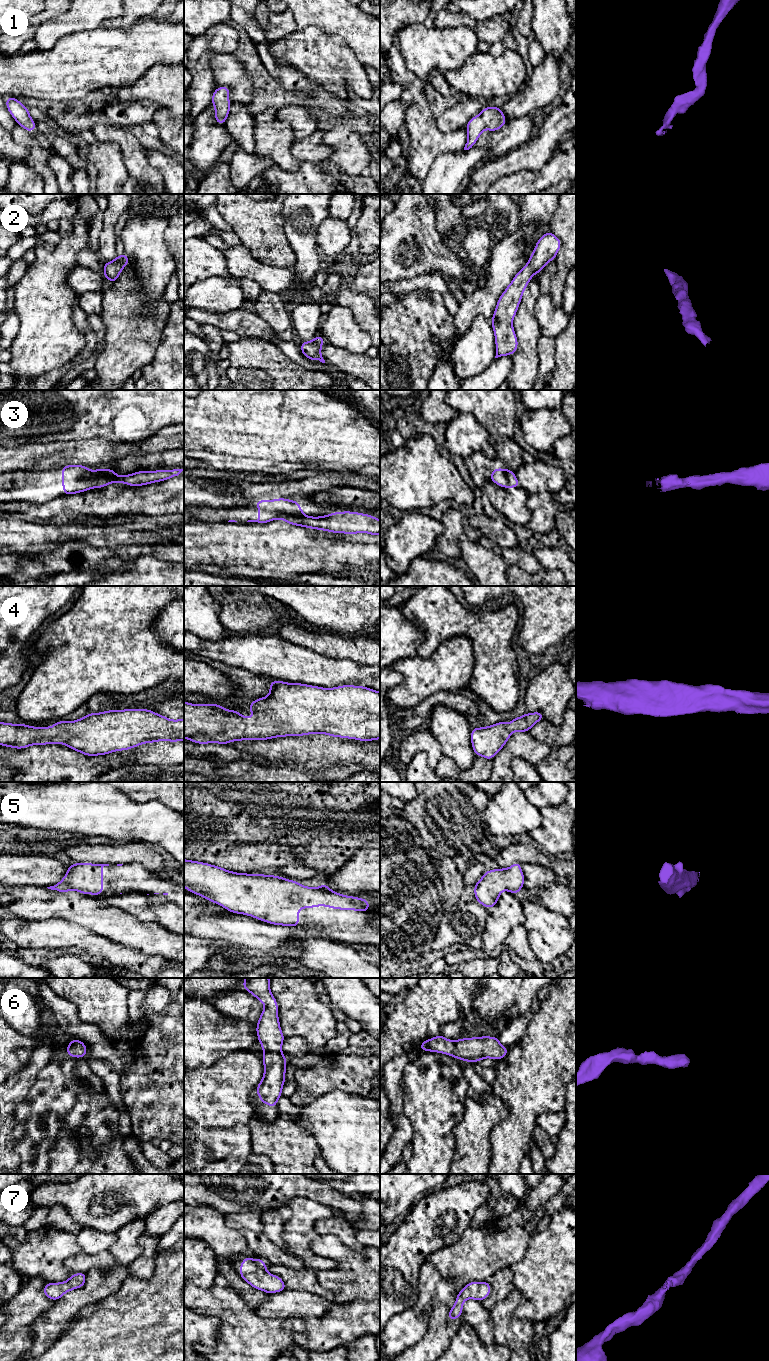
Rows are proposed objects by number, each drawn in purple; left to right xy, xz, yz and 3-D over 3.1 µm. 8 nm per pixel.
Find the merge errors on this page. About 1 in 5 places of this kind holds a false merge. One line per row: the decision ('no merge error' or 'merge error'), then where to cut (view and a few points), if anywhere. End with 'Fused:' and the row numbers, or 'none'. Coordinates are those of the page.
1: no merge error; cut none
2: no merge error; cut none
3: merge error; cut xy (87, 474), (105, 477), (110, 482)
4: no merge error; cut none
5: no merge error; cut none
6: no merge error; cut none
7: no merge error; cut none
Fused: 3

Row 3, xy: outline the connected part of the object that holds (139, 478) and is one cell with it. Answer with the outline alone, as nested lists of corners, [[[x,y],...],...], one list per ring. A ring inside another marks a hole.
[[[100,468],[89,472],[90,477],[103,477],[110,483],[124,483],[129,486],[142,486],[155,482],[161,482],[178,476],[183,469],[137,471],[133,474],[117,476],[114,469]]]

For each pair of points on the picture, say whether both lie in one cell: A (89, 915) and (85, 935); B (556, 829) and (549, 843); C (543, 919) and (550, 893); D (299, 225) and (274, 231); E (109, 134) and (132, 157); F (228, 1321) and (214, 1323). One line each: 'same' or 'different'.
A: different
B: same
C: different
D: different
E: same
F: different

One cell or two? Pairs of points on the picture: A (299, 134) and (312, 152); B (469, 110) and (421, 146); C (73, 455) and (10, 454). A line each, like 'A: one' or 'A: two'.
A: two
B: two
C: one

